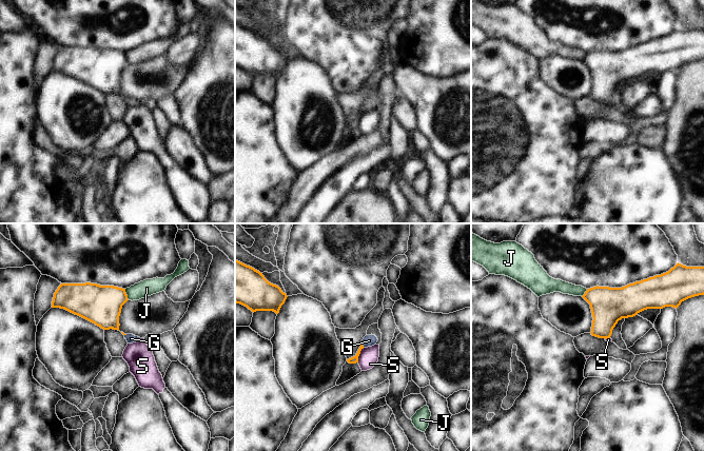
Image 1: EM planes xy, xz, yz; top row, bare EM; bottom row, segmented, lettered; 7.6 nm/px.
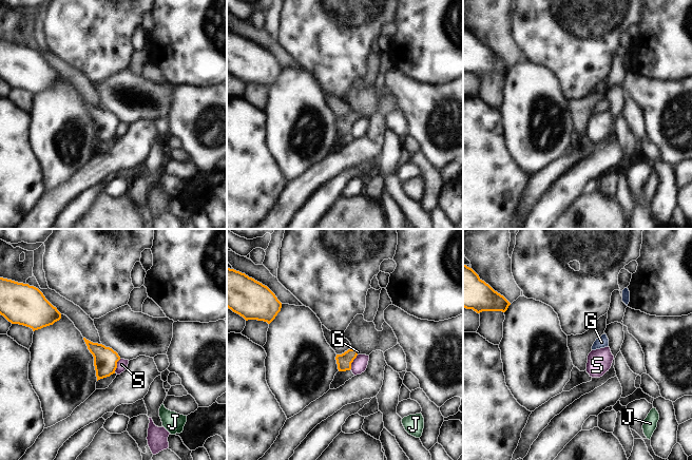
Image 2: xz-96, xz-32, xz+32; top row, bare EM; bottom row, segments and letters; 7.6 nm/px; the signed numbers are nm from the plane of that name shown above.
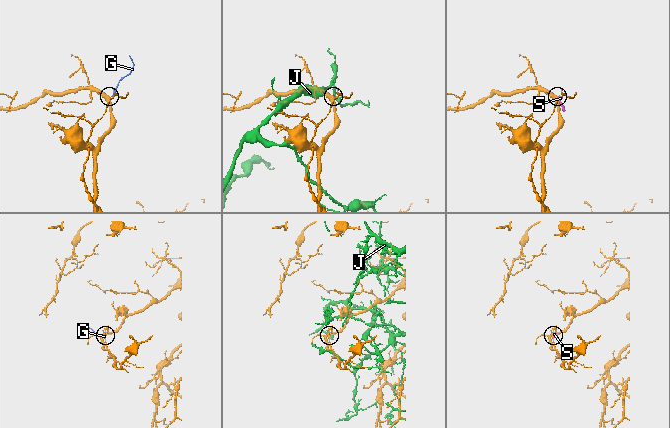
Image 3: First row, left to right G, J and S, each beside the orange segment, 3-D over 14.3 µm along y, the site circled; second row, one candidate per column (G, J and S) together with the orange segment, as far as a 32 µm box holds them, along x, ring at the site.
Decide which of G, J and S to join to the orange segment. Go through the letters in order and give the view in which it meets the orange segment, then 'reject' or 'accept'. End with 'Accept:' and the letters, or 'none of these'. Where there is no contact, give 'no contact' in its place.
G: meets orange in xz; accept
J: meets orange in xy; reject
S: meets orange in xz; reject
Accept: G

